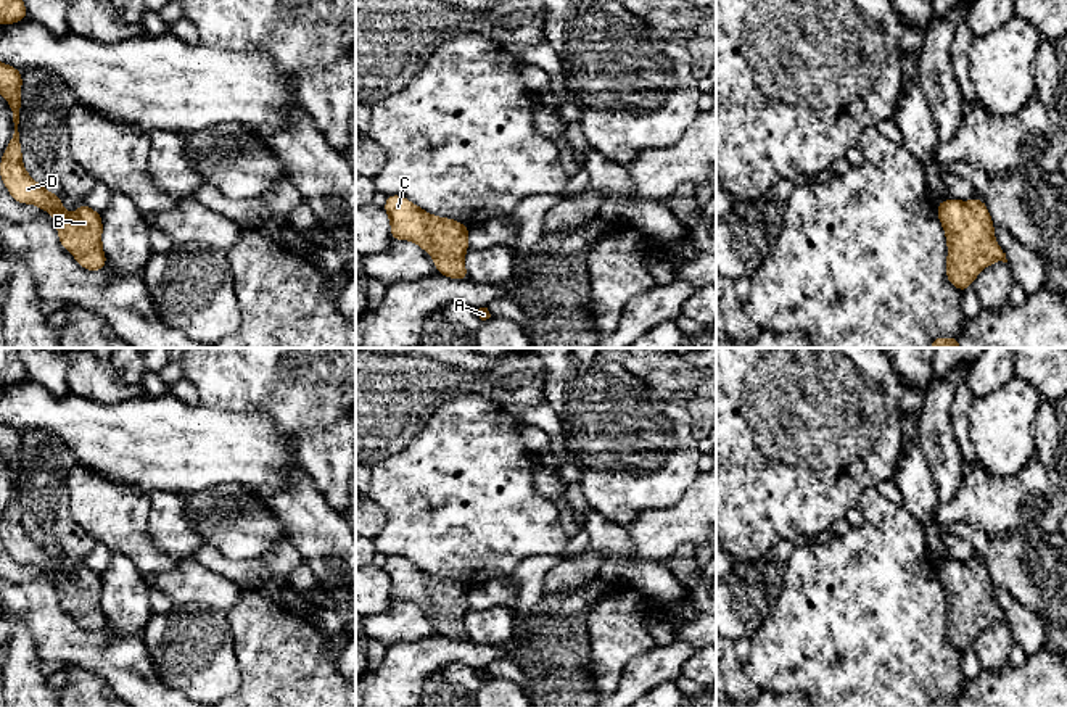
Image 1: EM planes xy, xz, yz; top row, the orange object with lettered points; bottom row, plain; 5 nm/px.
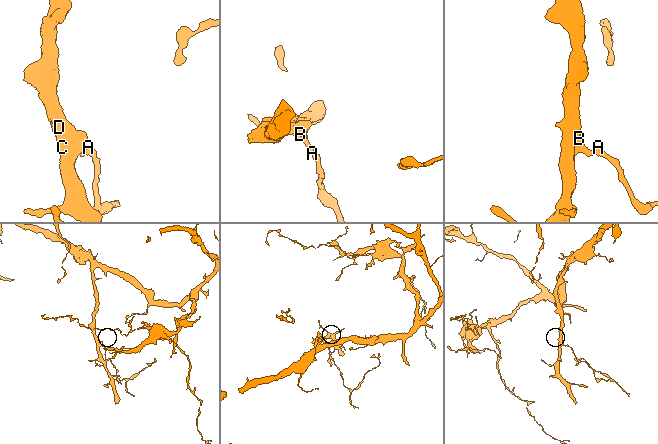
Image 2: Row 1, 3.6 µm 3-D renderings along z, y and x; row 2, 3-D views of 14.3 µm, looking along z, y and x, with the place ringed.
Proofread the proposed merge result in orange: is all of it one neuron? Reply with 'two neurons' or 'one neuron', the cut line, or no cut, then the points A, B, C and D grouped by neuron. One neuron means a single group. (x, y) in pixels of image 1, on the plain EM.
one neuron; cut none; groups A B C D

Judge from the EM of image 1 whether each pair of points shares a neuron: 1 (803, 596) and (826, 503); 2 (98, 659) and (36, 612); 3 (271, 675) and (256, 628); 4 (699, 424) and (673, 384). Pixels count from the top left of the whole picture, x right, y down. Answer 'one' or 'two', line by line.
1: two
2: one
3: one
4: one

